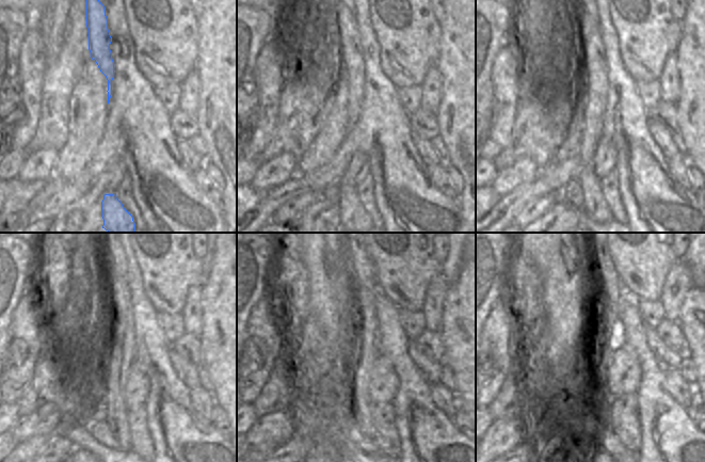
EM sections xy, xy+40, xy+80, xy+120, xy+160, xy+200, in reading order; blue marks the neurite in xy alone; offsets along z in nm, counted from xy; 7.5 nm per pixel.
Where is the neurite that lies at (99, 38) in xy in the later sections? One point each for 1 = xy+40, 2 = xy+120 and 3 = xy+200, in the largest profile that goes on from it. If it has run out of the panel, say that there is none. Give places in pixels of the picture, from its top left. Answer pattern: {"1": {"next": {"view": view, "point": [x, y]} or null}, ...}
{"1": {"next": {"view": "xy+40", "point": [349, 56]}}, "2": {"next": {"view": "xy+120", "point": [121, 355]}}, "3": {"next": {"view": "xy+200", "point": [611, 323]}}}

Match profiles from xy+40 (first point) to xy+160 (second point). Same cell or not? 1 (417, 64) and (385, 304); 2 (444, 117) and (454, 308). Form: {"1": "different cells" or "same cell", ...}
{"1": "different cells", "2": "same cell"}

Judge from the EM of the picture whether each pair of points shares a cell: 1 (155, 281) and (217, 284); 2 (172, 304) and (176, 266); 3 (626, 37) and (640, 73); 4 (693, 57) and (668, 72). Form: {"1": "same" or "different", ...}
{"1": "different", "2": "same", "3": "same", "4": "different"}

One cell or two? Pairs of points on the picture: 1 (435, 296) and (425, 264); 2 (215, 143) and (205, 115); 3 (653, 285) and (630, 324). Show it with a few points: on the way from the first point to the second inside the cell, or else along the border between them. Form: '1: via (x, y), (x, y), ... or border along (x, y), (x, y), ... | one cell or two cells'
1: border along (439, 272), (430, 283), (422, 304) | two cells
2: via (215, 137), (215, 126), (211, 122) | one cell
3: border along (627, 295), (636, 301) | two cells

